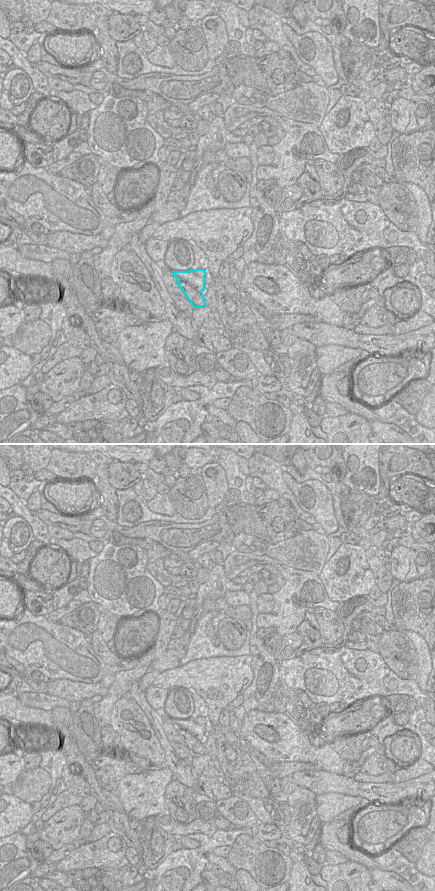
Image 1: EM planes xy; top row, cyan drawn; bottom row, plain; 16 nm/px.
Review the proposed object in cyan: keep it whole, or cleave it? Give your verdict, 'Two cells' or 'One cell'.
Two cells.

